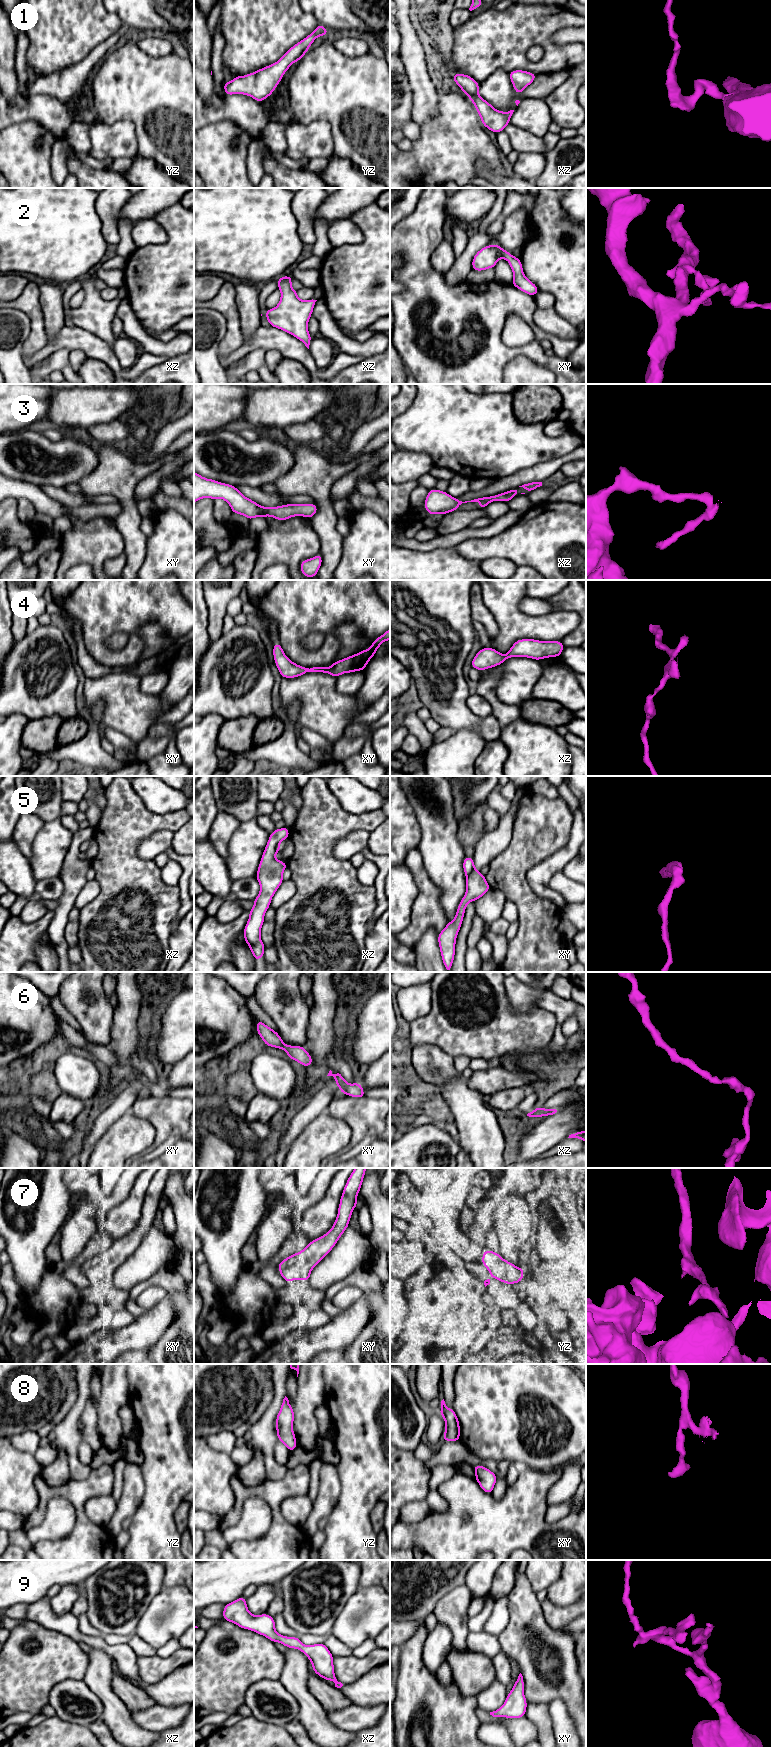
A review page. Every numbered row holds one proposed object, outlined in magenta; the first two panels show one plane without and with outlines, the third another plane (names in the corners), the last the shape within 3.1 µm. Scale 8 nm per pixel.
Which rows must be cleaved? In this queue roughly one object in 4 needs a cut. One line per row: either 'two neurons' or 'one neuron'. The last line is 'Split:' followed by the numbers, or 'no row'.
1: one neuron
2: one neuron
3: one neuron
4: one neuron
5: two neurons
6: one neuron
7: one neuron
8: one neuron
9: one neuron
Split: 5

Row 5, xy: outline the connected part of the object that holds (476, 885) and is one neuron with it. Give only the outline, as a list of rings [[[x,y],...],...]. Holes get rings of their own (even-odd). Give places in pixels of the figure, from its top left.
[[[475,867],[469,875],[466,875],[466,892],[458,905],[456,916],[438,934],[440,953],[447,972],[450,972],[452,968],[456,938],[464,919],[467,904],[471,901],[476,902],[490,889],[485,876],[480,871],[477,871]]]

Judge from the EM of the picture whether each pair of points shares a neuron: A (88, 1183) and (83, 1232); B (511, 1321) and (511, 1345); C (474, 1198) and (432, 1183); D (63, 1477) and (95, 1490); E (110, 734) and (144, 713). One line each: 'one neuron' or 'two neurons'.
A: two neurons
B: two neurons
C: one neuron
D: two neurons
E: two neurons

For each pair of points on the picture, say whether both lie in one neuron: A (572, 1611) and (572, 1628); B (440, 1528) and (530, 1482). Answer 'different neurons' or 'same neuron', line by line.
A: different neurons
B: same neuron

